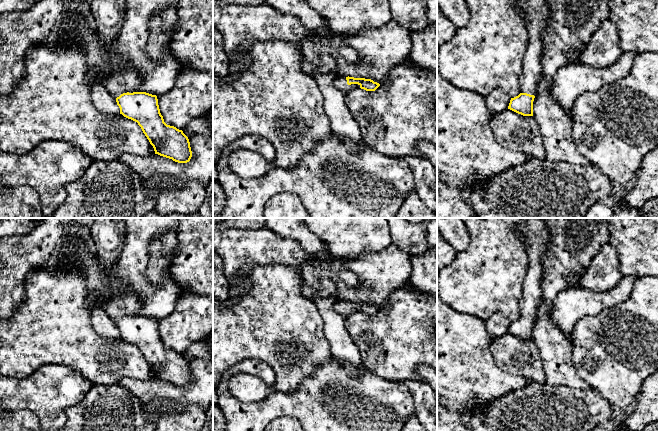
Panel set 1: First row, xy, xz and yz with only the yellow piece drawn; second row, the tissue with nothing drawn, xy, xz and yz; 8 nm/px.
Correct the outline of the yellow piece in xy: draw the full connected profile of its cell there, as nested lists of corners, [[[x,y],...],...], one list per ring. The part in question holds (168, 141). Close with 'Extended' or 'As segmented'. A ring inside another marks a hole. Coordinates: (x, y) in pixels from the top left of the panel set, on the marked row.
[[[127,61],[120,62],[118,68],[118,72],[105,81],[104,87],[116,99],[120,114],[138,123],[155,154],[178,163],[189,162],[192,151],[188,137],[182,130],[164,122],[156,95],[136,91],[139,78]]]. Extended

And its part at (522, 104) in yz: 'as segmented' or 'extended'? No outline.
extended

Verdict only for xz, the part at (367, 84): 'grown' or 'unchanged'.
grown

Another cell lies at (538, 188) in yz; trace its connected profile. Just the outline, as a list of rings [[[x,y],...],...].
[[[531,158],[524,164],[507,169],[487,181],[462,188],[462,198],[470,203],[476,218],[584,218],[587,209],[611,196],[614,182],[592,164],[573,165]]]

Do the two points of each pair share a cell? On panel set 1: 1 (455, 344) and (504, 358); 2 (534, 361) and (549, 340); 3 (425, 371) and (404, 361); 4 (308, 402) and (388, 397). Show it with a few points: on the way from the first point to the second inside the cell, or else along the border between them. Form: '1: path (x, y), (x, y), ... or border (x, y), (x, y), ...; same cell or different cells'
1: border (489, 340), (492, 357), (507, 373); different cells
2: border (532, 340), (539, 352), (545, 377); different cells
3: border (424, 363), (416, 367), (416, 371), (421, 379); different cells
4: path (324, 382), (340, 380), (354, 385), (367, 394); same cell

